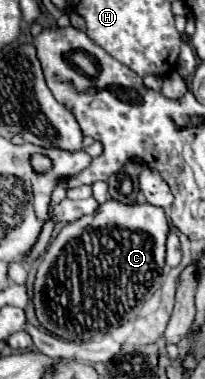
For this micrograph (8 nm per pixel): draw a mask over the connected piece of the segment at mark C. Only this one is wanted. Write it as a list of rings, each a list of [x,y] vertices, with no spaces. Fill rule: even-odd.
[[[108,200],[100,204],[92,216],[82,216],[80,220],[66,224],[42,254],[42,262],[36,272],[32,302],[40,326],[66,342],[82,342],[136,318],[142,304],[152,298],[162,284],[166,236],[168,218],[164,210],[140,202],[124,204]]]

